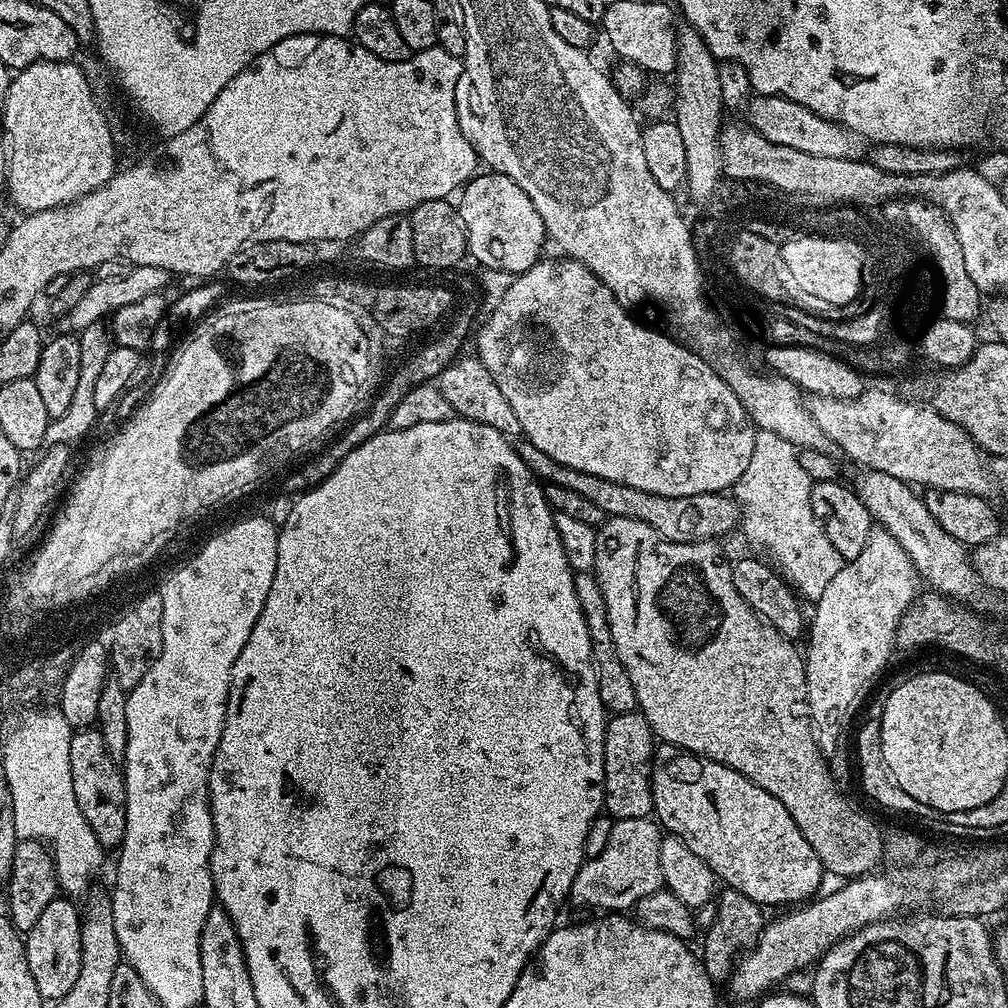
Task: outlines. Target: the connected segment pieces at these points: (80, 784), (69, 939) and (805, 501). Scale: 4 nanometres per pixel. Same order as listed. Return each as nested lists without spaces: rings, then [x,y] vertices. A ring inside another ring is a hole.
[[[89,726],[73,731],[70,738],[70,774],[74,782],[74,798],[82,818],[94,830],[100,847],[105,850],[119,849],[126,834],[126,790],[124,774],[117,757],[108,753],[102,734],[95,727]]]
[[[55,898],[39,915],[33,928],[26,932],[26,962],[30,966],[30,975],[38,986],[40,999],[44,1002],[55,1002],[68,994],[74,988],[78,970],[82,966],[82,912],[71,903],[75,904],[68,898]]]
[[[759,430],[754,438],[754,450],[746,466],[746,474],[738,478],[734,489],[734,499],[740,505],[743,515],[747,519],[749,516],[756,523],[757,538],[772,551],[771,559],[778,565],[779,571],[808,602],[815,602],[820,597],[822,590],[826,590],[826,585],[834,579],[834,574],[838,574],[838,570],[842,570],[846,563],[838,550],[834,550],[834,542],[826,538],[826,530],[820,525],[818,518],[814,518],[814,510],[810,506],[812,486],[813,481],[809,474],[802,470],[797,448],[779,434],[770,434],[770,430]]]

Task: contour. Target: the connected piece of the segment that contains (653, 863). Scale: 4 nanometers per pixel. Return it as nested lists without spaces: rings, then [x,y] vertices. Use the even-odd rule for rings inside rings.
[[[626,818],[615,821],[606,841],[606,850],[581,864],[569,892],[571,904],[598,908],[601,912],[624,912],[633,909],[642,898],[661,891],[664,888],[661,839],[662,829],[655,819]]]

